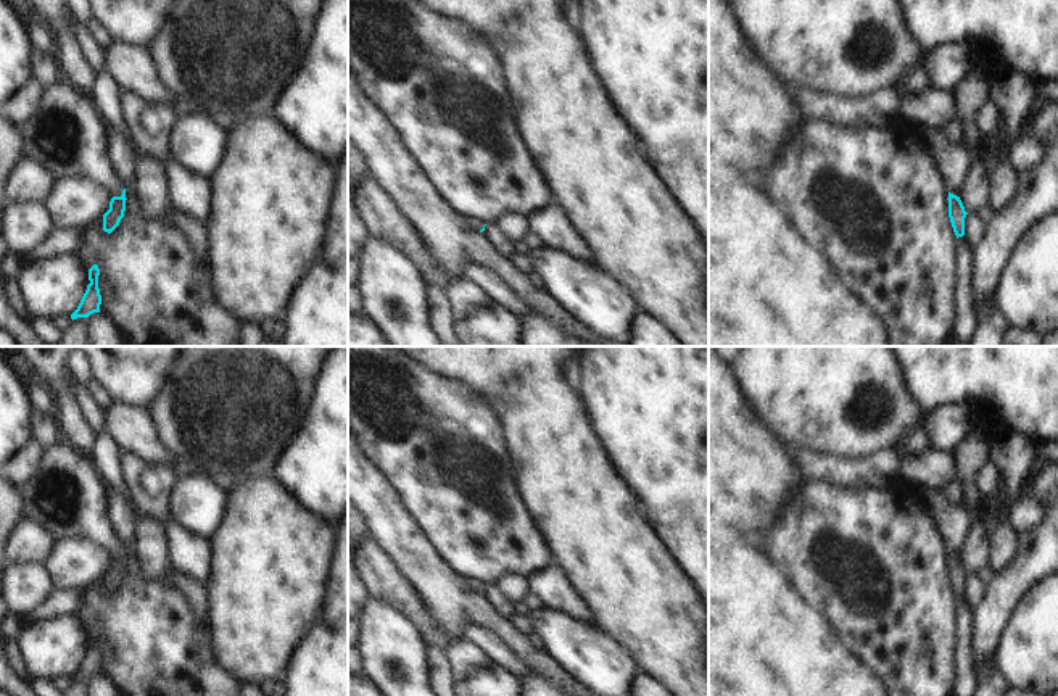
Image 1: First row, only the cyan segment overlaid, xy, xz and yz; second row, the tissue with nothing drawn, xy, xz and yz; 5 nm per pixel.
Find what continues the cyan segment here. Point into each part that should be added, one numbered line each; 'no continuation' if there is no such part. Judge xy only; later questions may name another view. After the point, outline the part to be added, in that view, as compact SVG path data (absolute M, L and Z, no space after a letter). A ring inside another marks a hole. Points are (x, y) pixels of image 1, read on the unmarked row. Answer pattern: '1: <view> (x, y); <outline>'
1: xy (66, 497); M58 440L43 450L35 474L19 488L24 519L45 528L56 541L61 538L84 538L103 546L111 557L121 557L124 546L108 517L106 483L95 472L87 454Z

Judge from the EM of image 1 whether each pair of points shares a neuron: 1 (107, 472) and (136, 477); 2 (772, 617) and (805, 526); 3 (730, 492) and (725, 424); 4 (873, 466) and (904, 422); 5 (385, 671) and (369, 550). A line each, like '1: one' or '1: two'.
1: two
2: two
3: one
4: two
5: two

